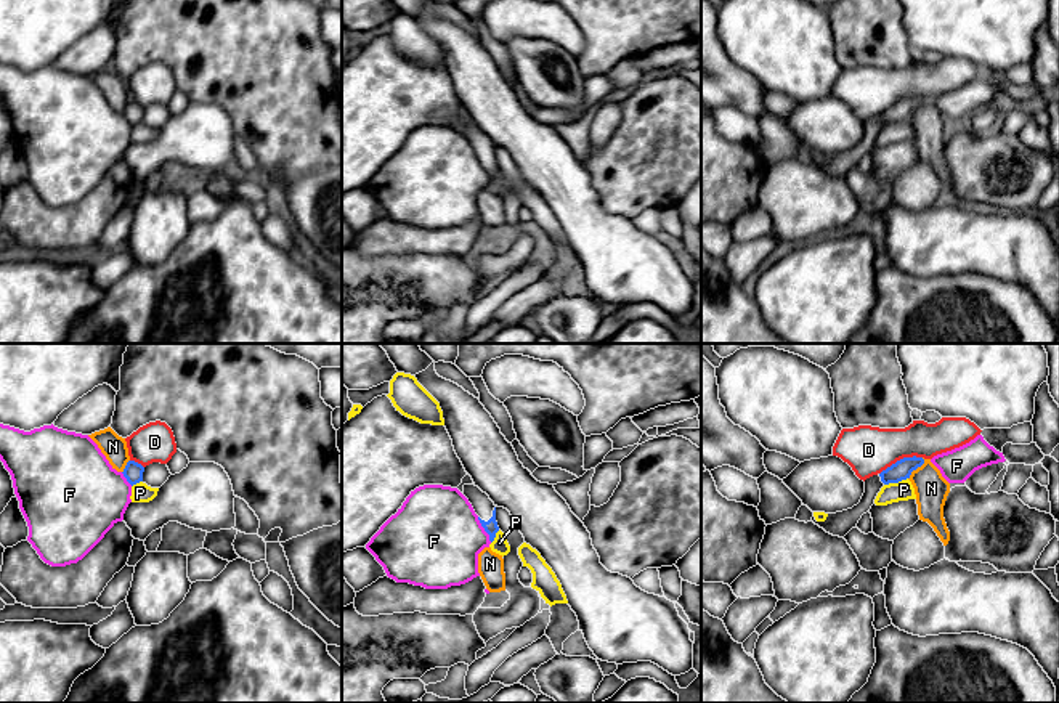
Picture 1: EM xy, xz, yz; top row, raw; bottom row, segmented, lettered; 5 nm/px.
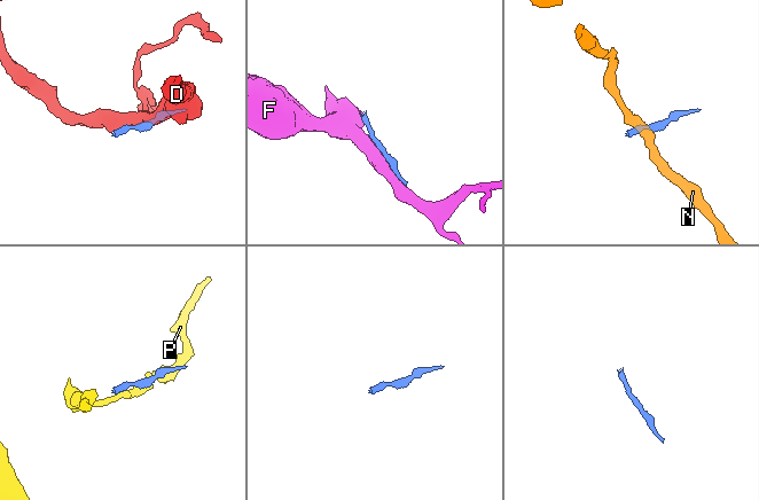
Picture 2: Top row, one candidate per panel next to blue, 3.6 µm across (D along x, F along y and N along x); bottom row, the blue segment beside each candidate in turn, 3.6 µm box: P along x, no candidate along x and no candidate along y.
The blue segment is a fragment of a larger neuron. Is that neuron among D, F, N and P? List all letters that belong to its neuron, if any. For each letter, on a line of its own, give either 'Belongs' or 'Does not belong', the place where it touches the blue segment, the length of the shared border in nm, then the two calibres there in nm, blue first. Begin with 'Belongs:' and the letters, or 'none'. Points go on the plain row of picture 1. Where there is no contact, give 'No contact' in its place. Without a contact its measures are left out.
Belongs: none
D: Does not belong. Touches blue at yz (900, 100). Shared border 240 nm. Thickness 100 nm (blue) against 240 nm
F: Does not belong. Touches blue at xz (485, 170). Shared border 150 nm. Thickness 70 nm (blue) against 460 nm
N: Does not belong. Touches blue at yz (916, 108). Shared border 130 nm. Thickness 100 nm (blue) against 170 nm
P: Does not belong. Touches blue at yz (896, 122). Shared border 130 nm. Thickness 100 nm (blue) against 100 nm

